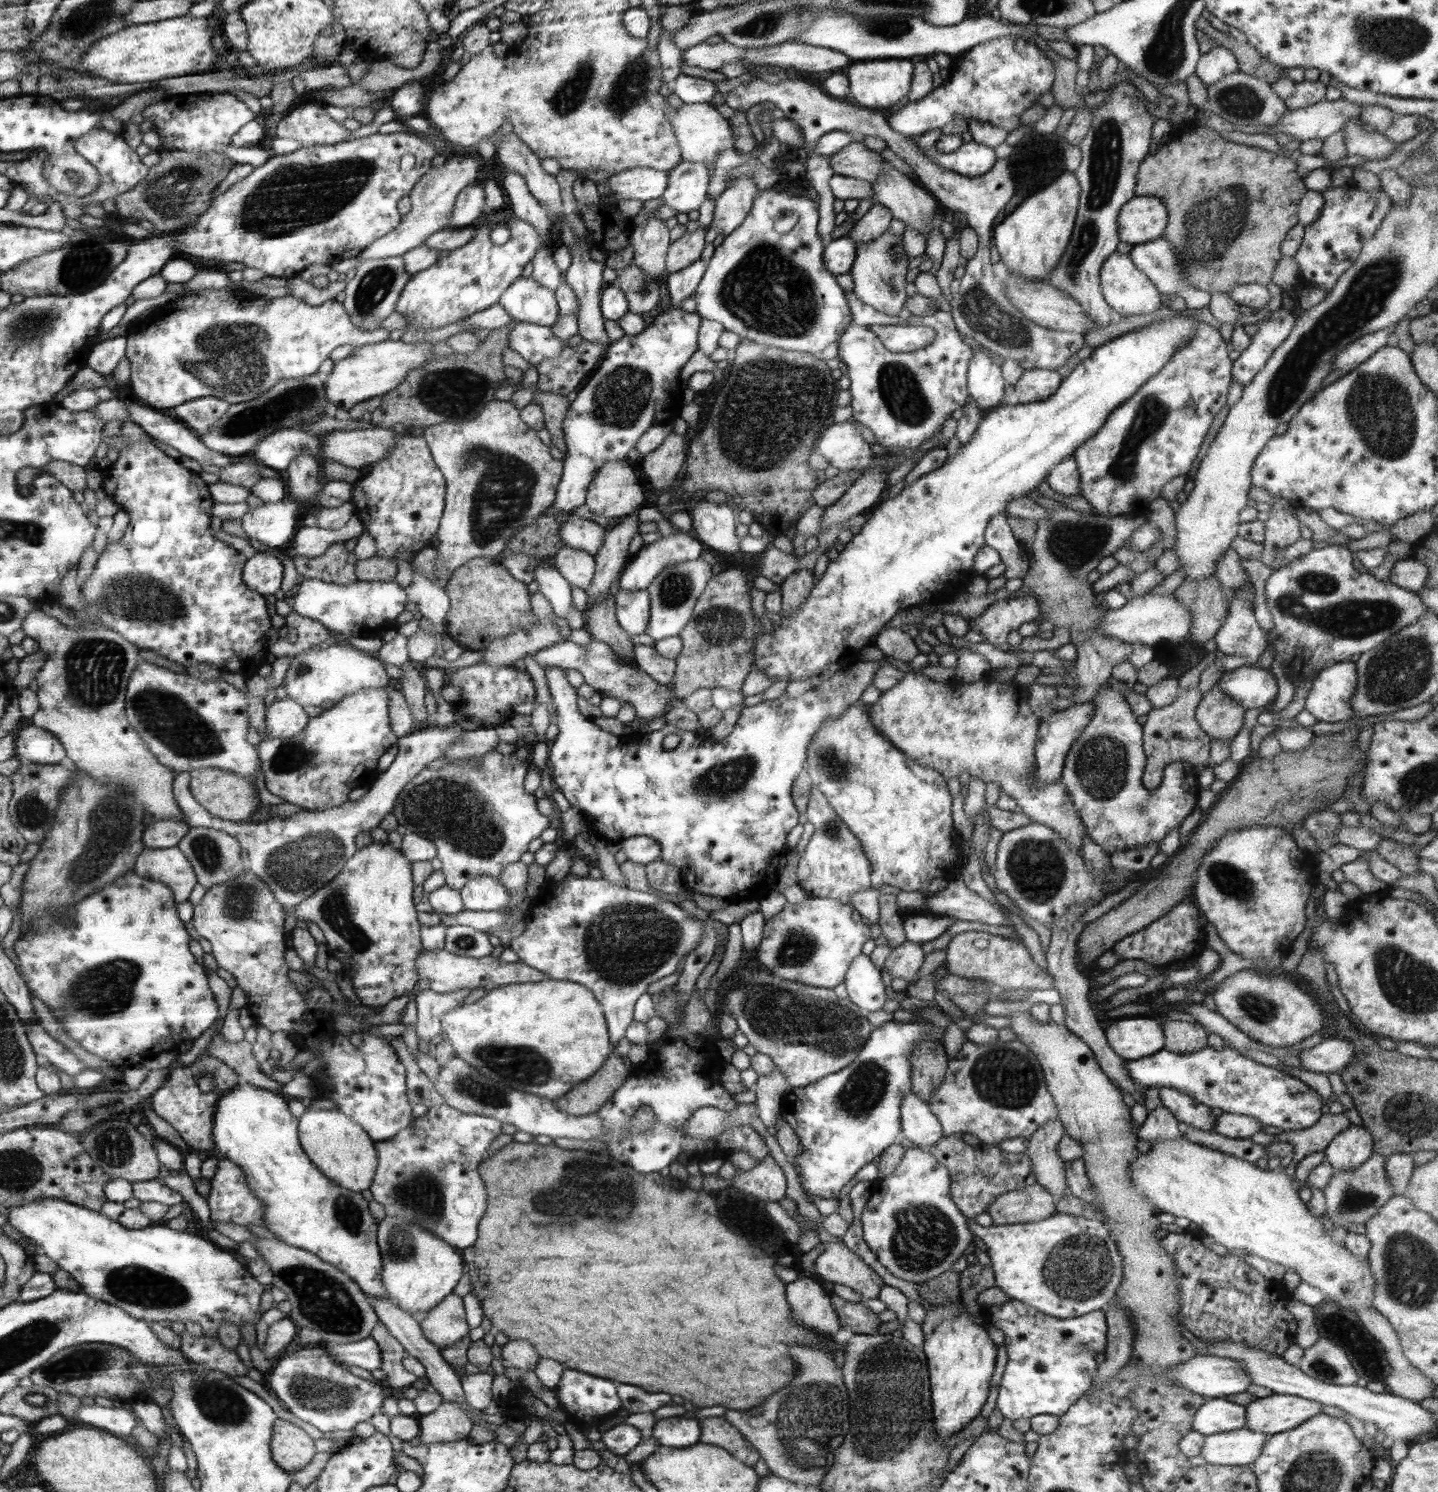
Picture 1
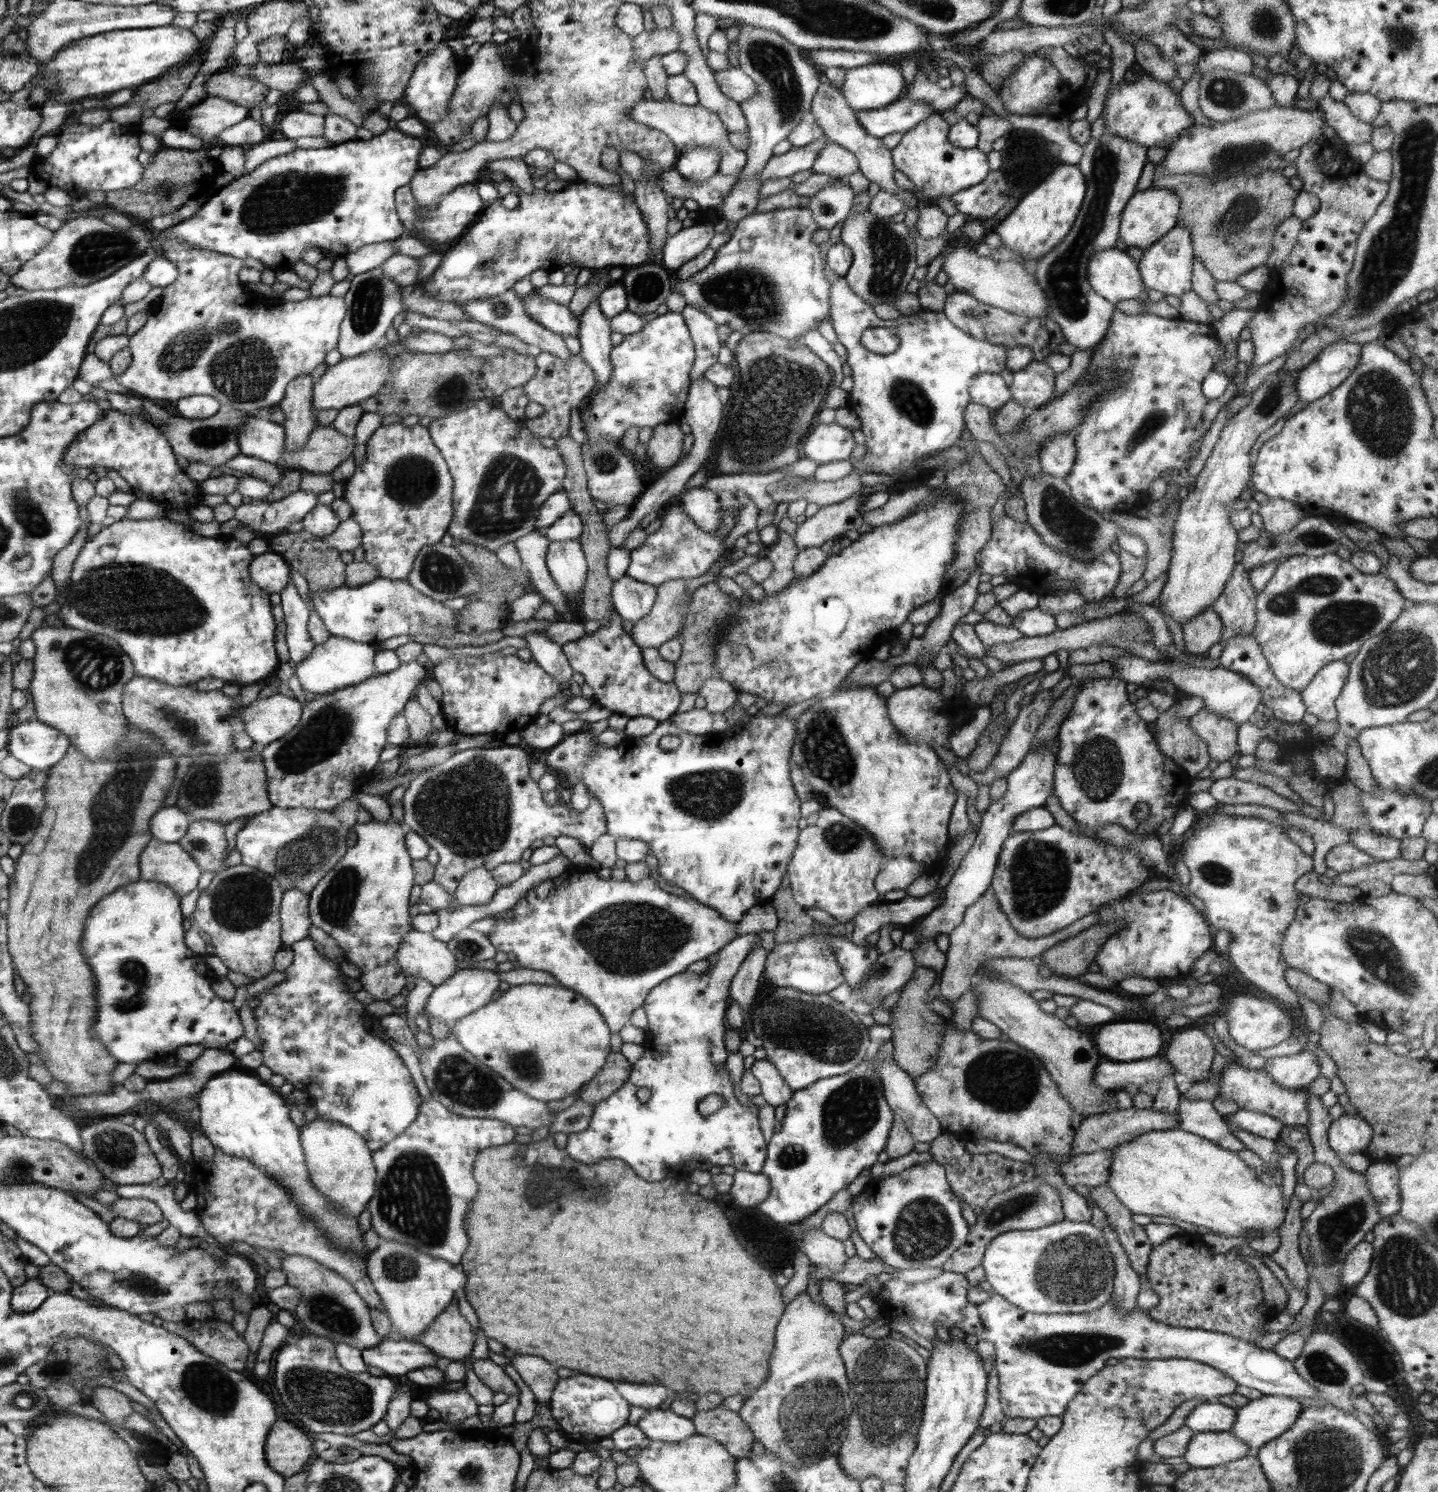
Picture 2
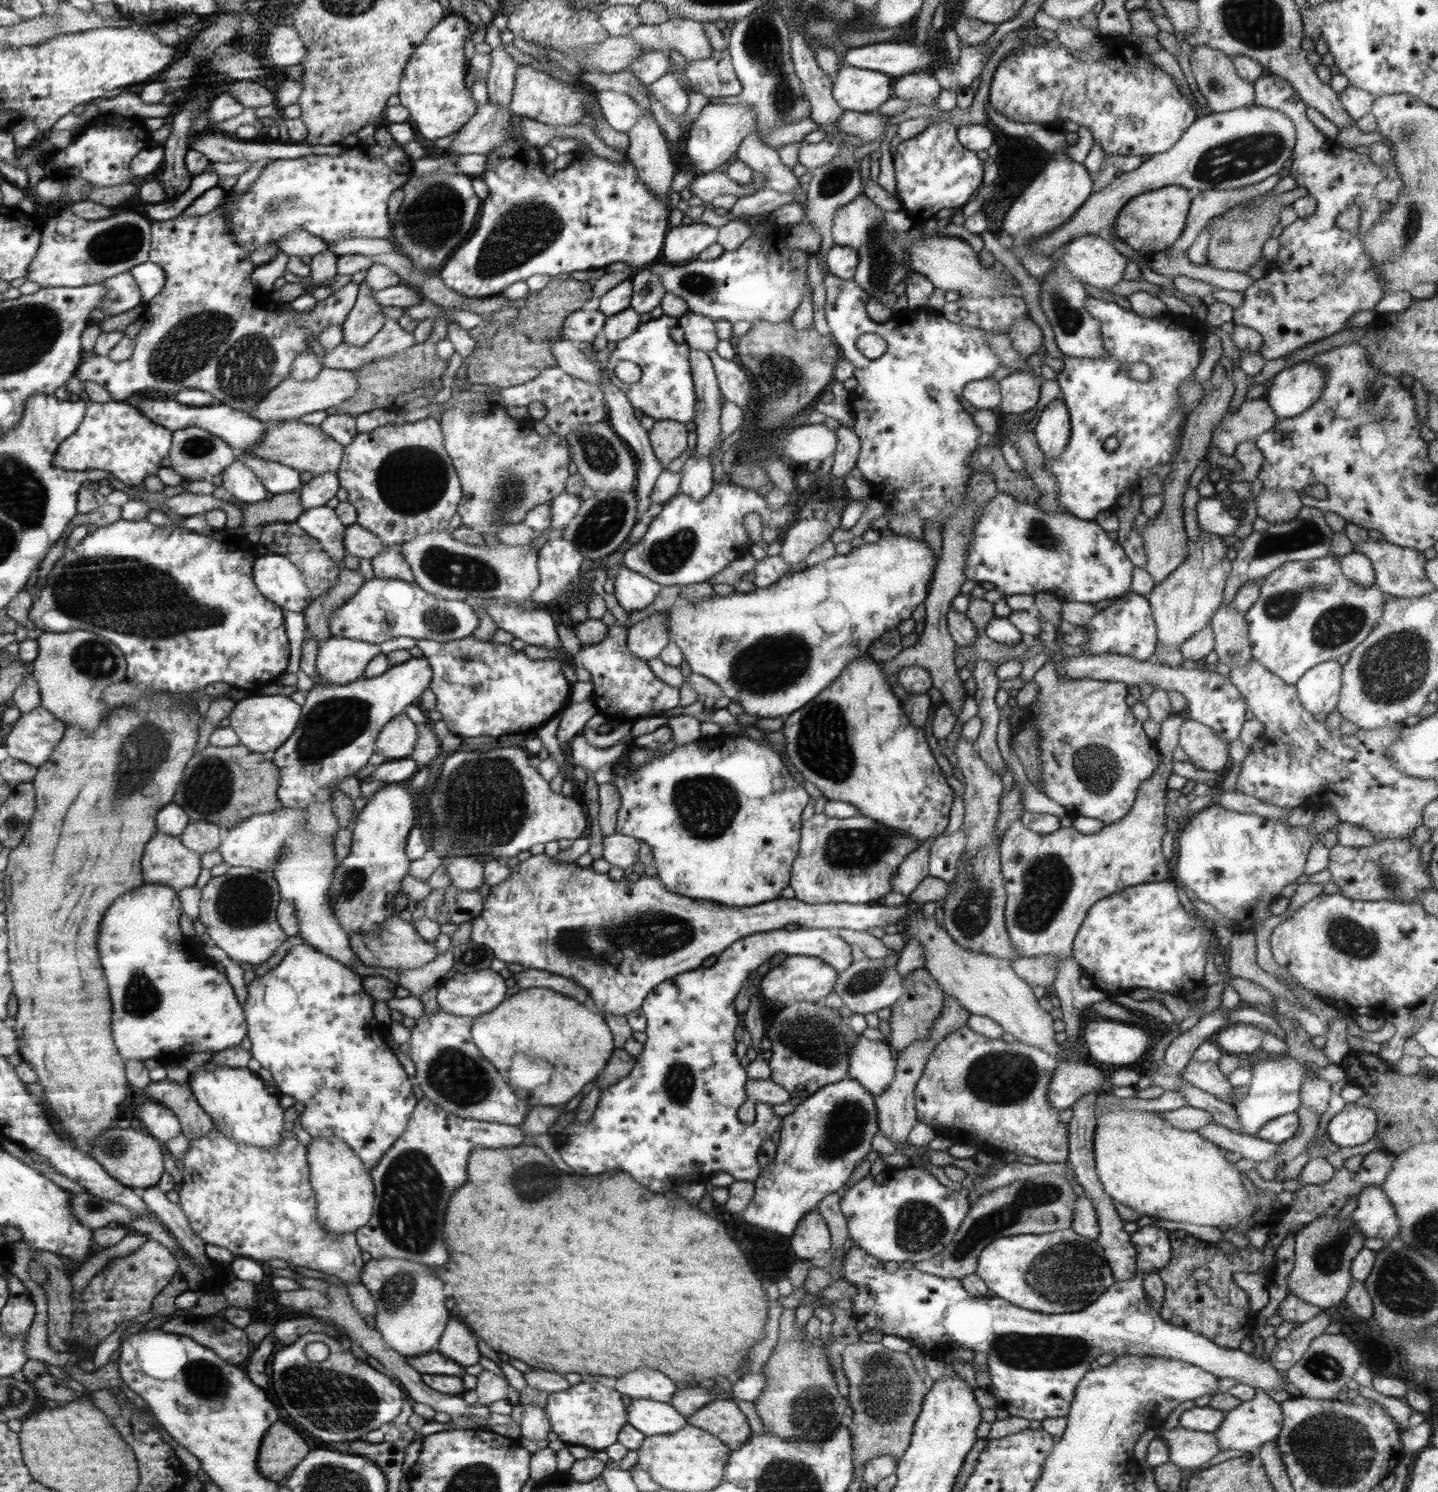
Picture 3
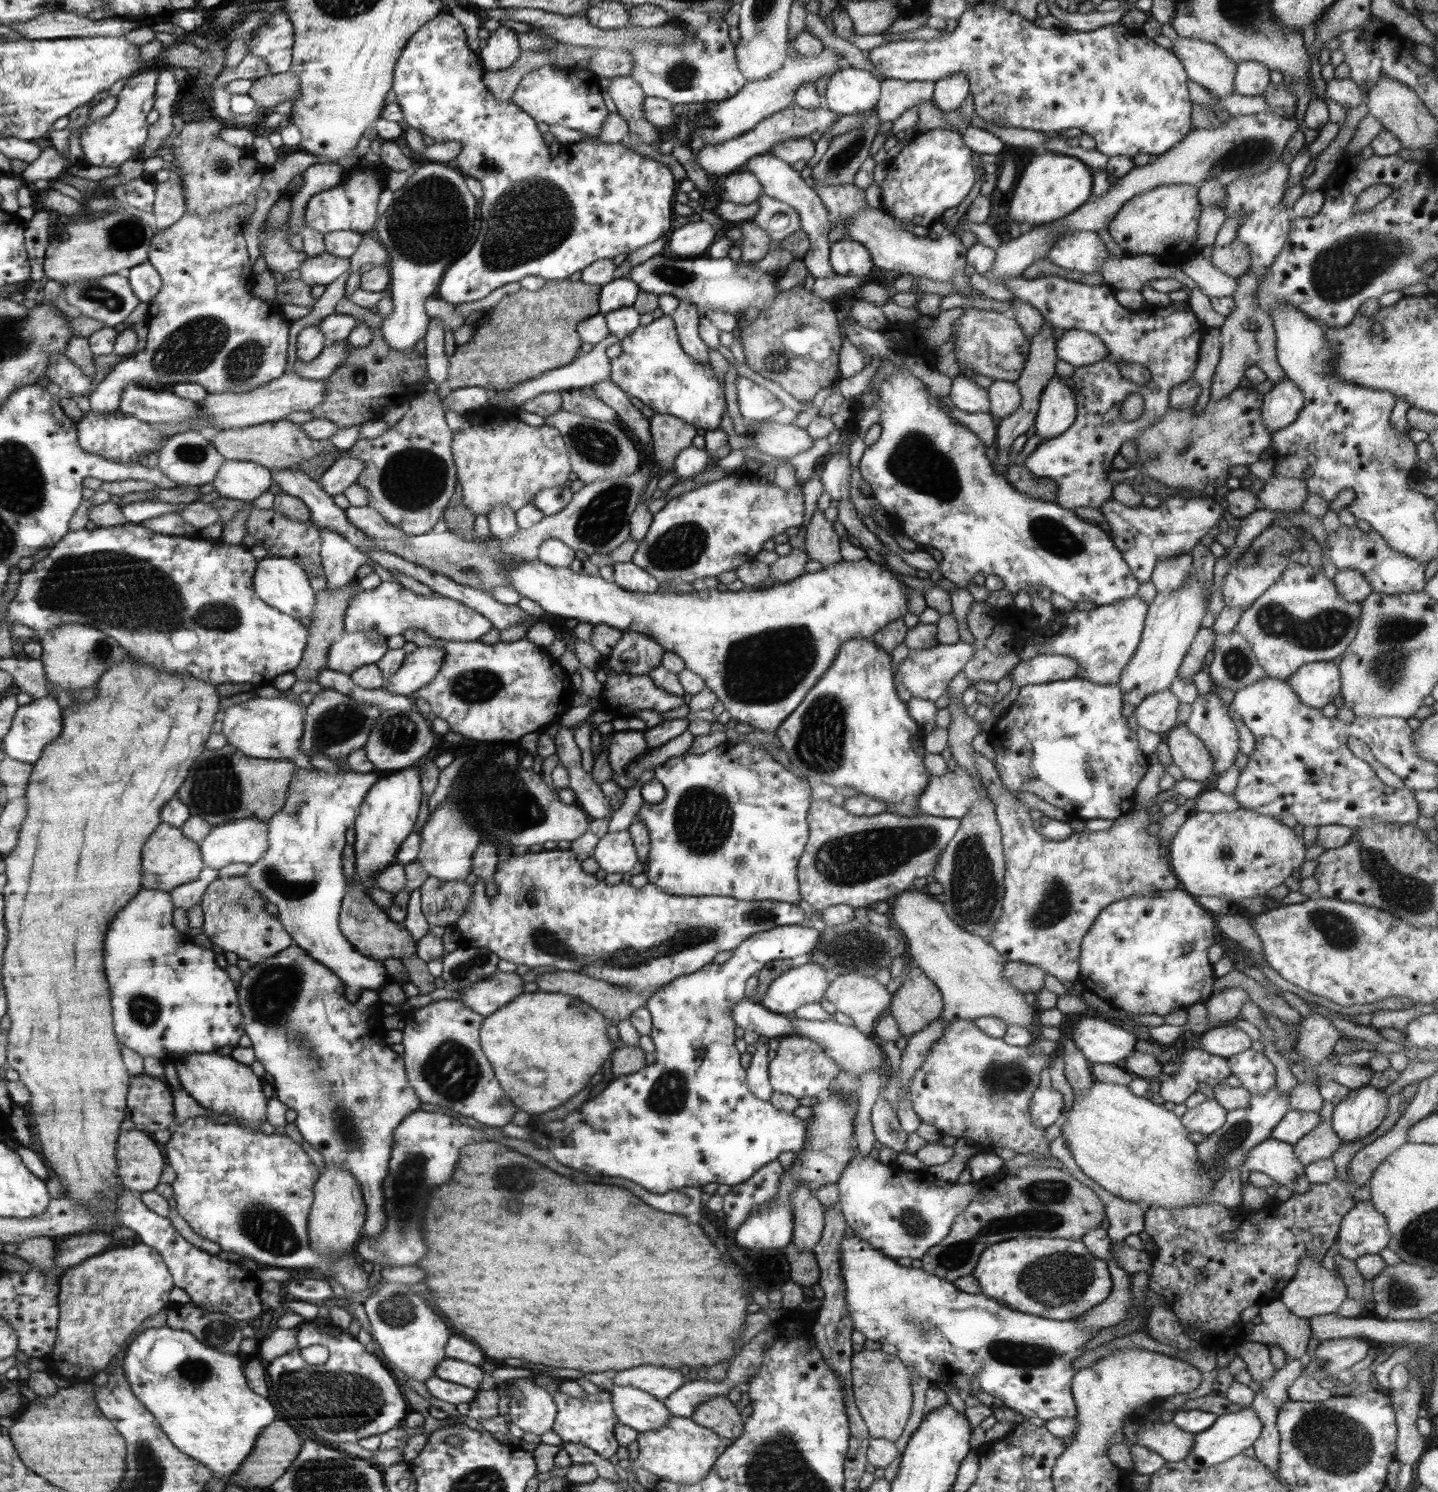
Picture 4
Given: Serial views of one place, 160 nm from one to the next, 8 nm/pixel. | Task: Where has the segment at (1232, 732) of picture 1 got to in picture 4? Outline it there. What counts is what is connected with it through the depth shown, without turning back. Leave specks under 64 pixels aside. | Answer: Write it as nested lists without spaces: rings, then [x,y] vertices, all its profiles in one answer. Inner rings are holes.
[[[1185,724],[1171,728],[1165,743],[1172,755],[1172,764],[1178,766],[1184,779],[1210,783],[1215,776],[1214,762],[1206,745]]]

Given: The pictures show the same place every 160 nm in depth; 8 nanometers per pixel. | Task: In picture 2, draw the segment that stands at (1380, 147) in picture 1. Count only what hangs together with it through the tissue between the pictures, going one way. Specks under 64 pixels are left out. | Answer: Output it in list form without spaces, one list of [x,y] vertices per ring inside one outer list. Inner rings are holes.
[[[1327,94],[1318,102],[1318,108],[1323,112],[1327,125],[1332,126],[1337,134],[1336,140],[1356,145],[1370,142],[1372,125],[1356,118],[1344,101],[1336,101]]]

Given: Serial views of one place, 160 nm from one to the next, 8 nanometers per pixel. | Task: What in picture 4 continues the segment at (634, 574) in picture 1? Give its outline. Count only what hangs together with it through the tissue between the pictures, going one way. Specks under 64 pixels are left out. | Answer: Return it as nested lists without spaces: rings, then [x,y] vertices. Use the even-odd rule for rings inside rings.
[[[730,474],[714,482],[709,482],[671,498],[655,515],[646,536],[639,542],[632,562],[651,574],[661,585],[673,580],[692,583],[717,577],[722,572],[736,570],[741,564],[756,560],[756,554],[766,540],[783,533],[792,526],[800,527],[804,522],[805,500],[804,486],[796,485],[790,490],[782,490],[774,483],[760,485],[757,476]]]

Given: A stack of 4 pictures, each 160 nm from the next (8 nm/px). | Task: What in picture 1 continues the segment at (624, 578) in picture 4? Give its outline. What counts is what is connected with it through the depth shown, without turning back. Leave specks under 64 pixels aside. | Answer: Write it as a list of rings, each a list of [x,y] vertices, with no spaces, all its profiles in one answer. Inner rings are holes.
[[[615,589],[616,617],[620,627],[628,635],[645,634],[648,629],[650,597],[647,589],[627,590]]]

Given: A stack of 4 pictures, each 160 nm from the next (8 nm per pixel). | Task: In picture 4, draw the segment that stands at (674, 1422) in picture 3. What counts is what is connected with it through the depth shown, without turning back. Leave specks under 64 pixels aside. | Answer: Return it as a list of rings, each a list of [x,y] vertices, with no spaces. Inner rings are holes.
[[[614,1385],[610,1394],[618,1420],[639,1433],[666,1426],[673,1415],[661,1400],[637,1388]]]

